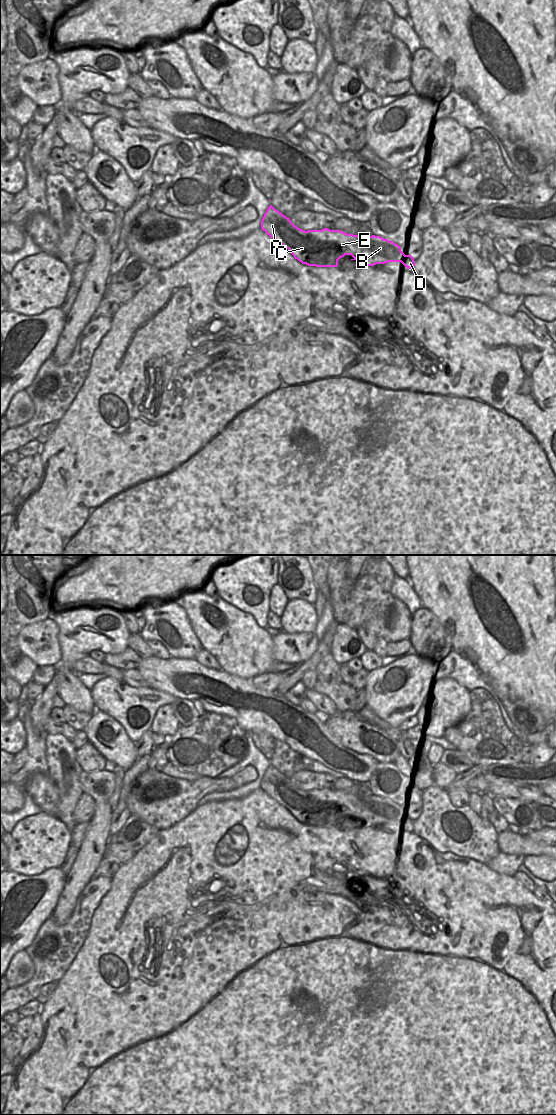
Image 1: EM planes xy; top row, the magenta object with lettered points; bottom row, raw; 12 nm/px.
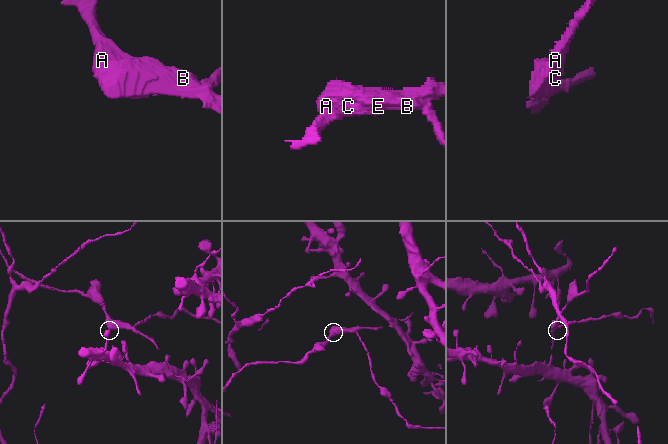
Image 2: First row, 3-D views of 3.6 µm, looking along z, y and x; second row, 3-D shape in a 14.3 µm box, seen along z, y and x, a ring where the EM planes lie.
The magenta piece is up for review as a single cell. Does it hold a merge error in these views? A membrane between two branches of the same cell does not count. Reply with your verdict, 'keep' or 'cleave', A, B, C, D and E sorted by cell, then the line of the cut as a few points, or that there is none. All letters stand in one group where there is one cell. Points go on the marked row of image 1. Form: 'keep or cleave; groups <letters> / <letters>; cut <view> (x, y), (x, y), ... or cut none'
cleave; groups A B C E / D; cut xy (405, 255), (405, 260), (402, 263)

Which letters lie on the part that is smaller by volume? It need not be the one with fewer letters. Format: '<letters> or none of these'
D

